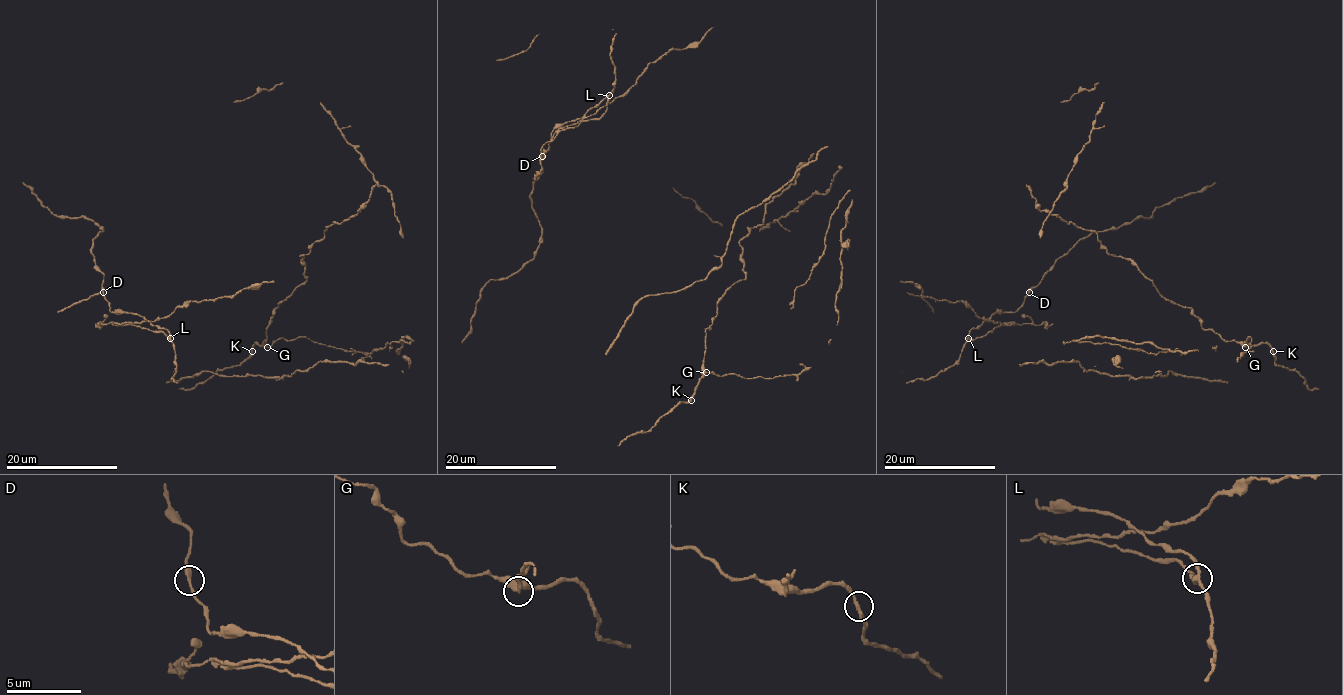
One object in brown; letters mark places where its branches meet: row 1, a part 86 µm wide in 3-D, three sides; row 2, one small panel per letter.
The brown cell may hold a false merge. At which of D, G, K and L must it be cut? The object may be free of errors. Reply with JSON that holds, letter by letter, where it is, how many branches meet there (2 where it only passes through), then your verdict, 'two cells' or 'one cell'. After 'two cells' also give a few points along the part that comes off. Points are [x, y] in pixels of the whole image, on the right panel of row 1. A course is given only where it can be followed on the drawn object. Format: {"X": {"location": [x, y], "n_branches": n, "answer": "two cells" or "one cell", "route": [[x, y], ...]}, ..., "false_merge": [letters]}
{"D": {"location": [1029, 292], "n_branches": 2, "answer": "one cell"}, "G": {"location": [1245, 347], "n_branches": 3, "answer": "one cell"}, "K": {"location": [1273, 351], "n_branches": 2, "answer": "one cell"}, "L": {"location": [968, 338], "n_branches": 3, "answer": "two cells"}, "false_merge": ["L"]}

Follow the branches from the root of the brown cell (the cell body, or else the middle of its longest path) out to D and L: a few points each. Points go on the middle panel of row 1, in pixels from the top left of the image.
D: (673, 49), (651, 63), (624, 93), (595, 113), (559, 124), (542, 156)
L: (673, 49), (651, 63), (624, 93), (585, 116), (609, 95)

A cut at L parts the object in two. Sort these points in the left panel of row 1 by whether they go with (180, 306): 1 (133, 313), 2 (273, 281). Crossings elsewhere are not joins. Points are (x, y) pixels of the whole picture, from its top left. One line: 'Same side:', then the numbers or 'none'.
Same side: 2

